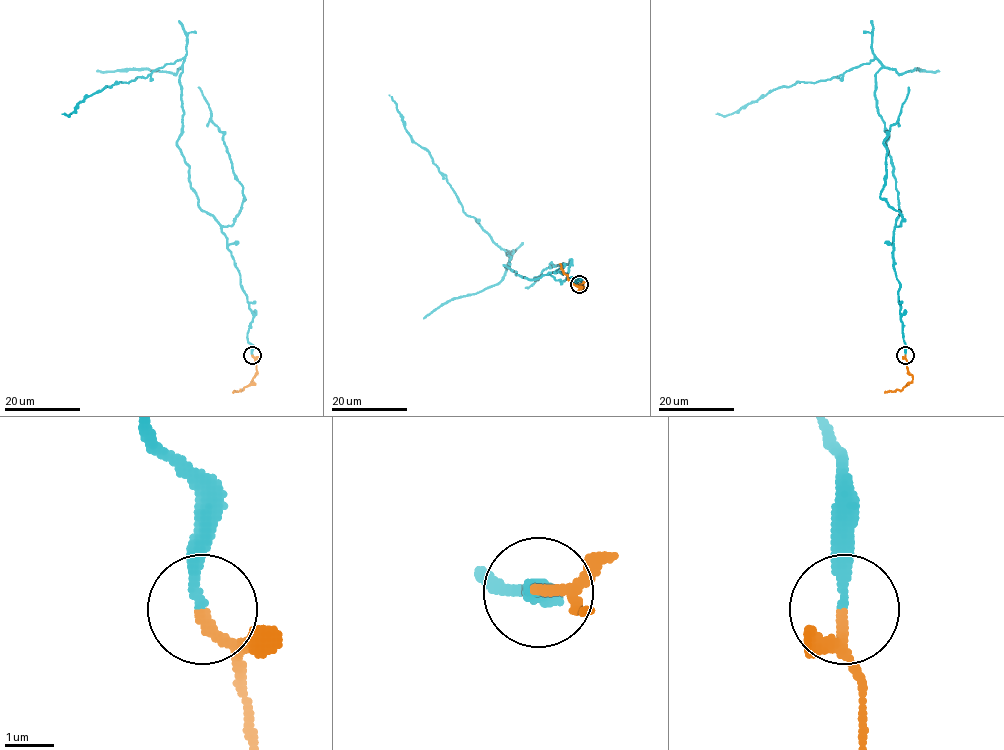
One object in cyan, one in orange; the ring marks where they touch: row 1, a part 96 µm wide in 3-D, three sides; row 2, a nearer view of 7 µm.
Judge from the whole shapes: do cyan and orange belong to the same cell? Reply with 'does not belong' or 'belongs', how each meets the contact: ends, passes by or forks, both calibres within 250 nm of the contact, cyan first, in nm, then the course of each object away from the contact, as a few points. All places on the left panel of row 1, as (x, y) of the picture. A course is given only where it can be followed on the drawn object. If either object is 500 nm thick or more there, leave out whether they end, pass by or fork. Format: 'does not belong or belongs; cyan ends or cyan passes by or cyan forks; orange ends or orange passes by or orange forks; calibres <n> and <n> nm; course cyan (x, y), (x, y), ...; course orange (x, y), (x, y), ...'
belongs; cyan ends; orange passes by; calibres 200 and 150 nm; course cyan (252, 355), (253, 313), (239, 271), (221, 226), (198, 203), (177, 144), (184, 58), (62, 114); course orange (252, 355), (257, 372), (251, 382), (242, 390), (233, 391)

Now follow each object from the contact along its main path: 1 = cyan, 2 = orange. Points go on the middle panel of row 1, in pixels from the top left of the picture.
1: (579, 284), (562, 272), (527, 279), (504, 266), (511, 254), (465, 214), (389, 95)
2: (579, 284), (584, 287), (581, 291), (569, 280), (560, 264)

